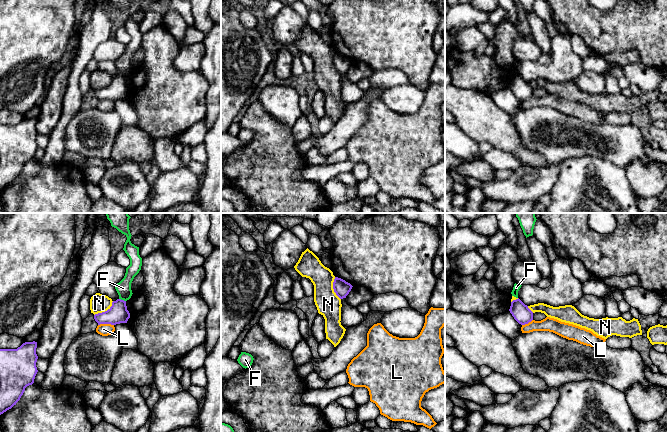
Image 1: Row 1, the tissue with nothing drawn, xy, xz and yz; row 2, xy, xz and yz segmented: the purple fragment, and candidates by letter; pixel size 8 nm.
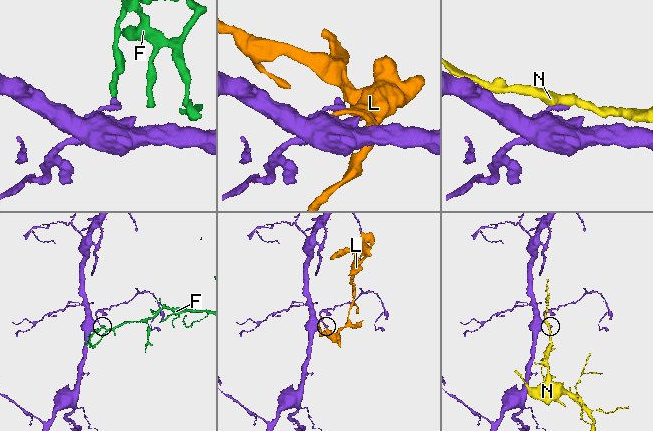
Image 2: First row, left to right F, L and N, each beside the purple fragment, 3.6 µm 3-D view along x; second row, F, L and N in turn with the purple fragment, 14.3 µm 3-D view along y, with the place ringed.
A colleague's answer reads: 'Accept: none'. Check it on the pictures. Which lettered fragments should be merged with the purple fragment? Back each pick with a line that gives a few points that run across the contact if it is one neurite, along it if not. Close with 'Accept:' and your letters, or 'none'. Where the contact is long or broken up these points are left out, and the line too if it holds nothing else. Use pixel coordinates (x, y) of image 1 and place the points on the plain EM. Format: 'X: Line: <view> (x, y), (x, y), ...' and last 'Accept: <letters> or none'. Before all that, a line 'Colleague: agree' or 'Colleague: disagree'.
Colleague: agree
Accept: none

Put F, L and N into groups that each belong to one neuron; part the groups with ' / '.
F / L / N

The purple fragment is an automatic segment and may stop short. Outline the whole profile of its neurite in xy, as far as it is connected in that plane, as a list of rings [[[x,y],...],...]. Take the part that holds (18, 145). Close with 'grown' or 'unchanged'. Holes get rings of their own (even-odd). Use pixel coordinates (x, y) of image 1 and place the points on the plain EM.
[[[25,118],[17,125],[0,125],[0,191],[20,176],[38,148],[37,118]]]; unchanged

